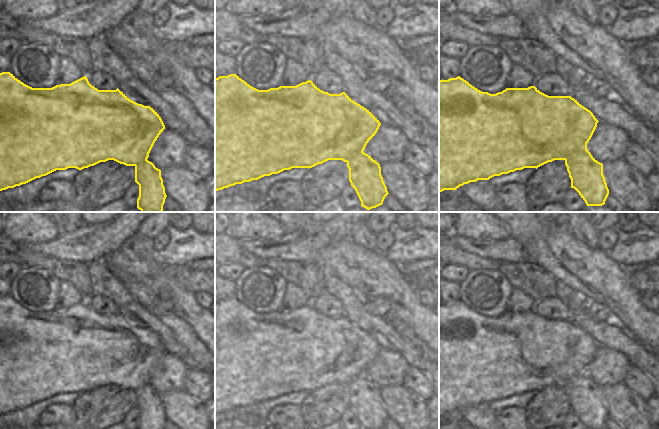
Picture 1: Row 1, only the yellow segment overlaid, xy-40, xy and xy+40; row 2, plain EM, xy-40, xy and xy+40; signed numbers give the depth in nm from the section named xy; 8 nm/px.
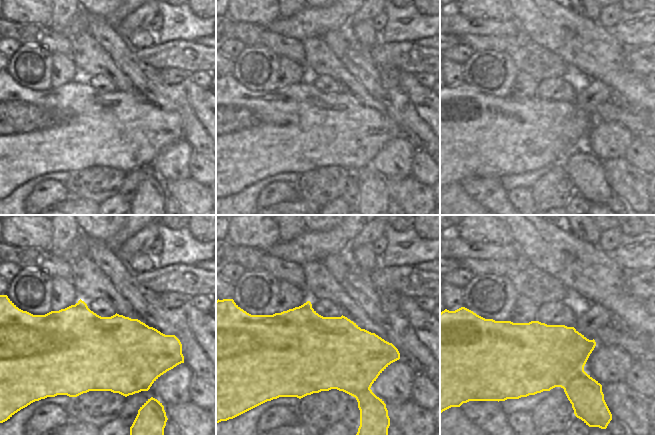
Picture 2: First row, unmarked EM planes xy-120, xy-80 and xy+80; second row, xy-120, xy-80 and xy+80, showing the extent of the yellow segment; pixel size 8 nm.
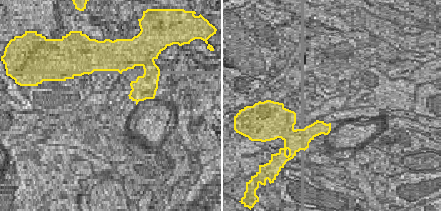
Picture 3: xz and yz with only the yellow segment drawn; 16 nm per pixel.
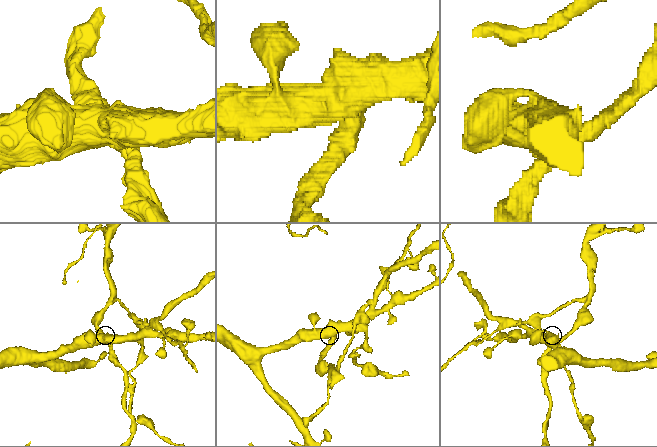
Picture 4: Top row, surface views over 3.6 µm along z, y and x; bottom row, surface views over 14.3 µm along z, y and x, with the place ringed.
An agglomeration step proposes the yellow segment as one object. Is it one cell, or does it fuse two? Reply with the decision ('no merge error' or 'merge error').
merge error

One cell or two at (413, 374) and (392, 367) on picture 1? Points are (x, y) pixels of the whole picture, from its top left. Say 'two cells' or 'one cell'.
two cells

